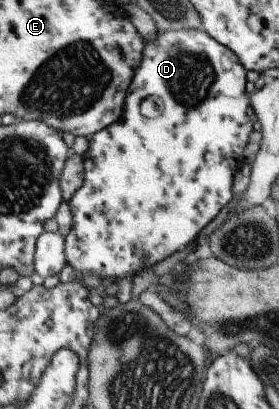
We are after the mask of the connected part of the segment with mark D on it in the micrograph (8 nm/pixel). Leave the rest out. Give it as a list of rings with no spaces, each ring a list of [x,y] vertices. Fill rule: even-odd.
[[[184,27],[182,30],[166,31],[157,29],[157,36],[153,40],[145,41],[140,66],[131,79],[122,115],[113,124],[104,127],[103,130],[97,131],[90,137],[88,151],[85,151],[83,155],[85,176],[82,187],[68,201],[72,214],[72,225],[70,232],[65,237],[65,258],[67,263],[77,271],[79,277],[82,271],[97,272],[102,279],[113,277],[116,281],[130,277],[130,275],[134,277],[141,270],[156,265],[159,261],[170,257],[172,253],[194,243],[198,233],[230,203],[233,196],[232,179],[234,179],[234,173],[246,162],[244,150],[249,135],[254,131],[252,124],[255,118],[251,96],[246,92],[246,72],[247,69],[240,63],[237,55],[212,39],[202,28]],[[148,97],[162,99],[162,113],[158,117],[148,118],[140,113],[140,103]]]

